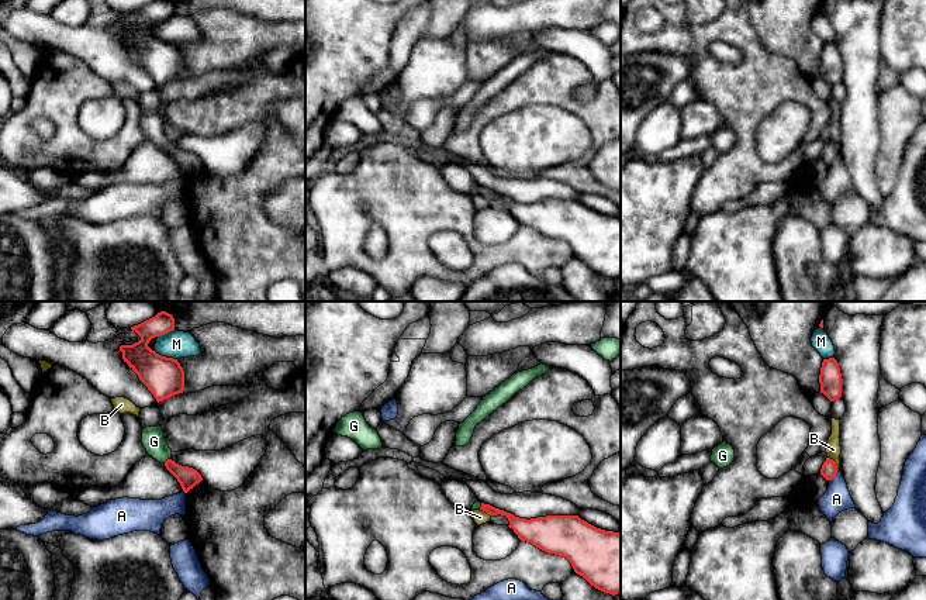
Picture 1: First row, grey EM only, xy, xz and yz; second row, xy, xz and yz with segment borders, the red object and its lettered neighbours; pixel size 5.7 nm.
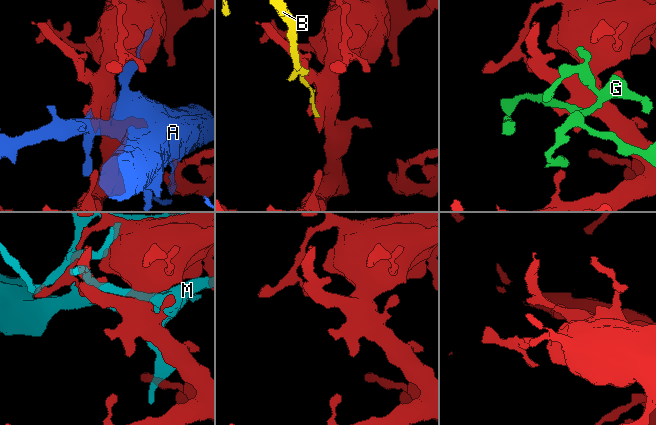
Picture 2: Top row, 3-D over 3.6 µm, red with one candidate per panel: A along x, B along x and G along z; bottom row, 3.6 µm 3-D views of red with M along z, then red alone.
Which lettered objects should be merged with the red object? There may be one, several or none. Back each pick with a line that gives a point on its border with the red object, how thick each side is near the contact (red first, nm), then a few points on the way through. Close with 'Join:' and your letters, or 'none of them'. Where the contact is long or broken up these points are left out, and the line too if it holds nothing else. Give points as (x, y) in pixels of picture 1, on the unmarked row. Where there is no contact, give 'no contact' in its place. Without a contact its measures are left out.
G: meets red in xy at (168, 144); 120 nm thick on the red side, 140 nm on the other; runs through xy (187, 162), (168, 144), (154, 126)
Join: G

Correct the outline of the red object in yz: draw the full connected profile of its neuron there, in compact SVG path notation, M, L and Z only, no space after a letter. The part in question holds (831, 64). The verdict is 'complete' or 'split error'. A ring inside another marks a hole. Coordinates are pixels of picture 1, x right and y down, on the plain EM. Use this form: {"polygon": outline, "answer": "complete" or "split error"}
{"polygon": "M835 42L823 44L819 59L820 77L835 86L842 82L842 65L837 45Z", "answer": "complete"}

